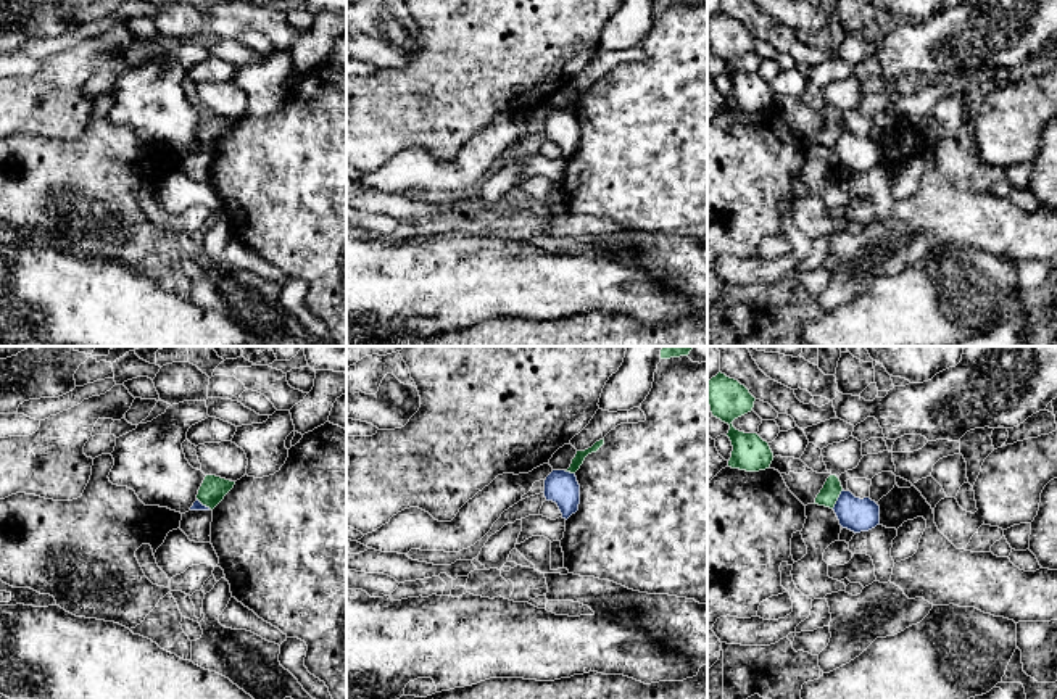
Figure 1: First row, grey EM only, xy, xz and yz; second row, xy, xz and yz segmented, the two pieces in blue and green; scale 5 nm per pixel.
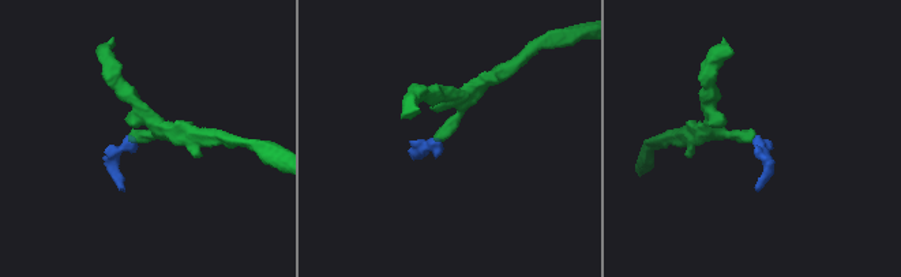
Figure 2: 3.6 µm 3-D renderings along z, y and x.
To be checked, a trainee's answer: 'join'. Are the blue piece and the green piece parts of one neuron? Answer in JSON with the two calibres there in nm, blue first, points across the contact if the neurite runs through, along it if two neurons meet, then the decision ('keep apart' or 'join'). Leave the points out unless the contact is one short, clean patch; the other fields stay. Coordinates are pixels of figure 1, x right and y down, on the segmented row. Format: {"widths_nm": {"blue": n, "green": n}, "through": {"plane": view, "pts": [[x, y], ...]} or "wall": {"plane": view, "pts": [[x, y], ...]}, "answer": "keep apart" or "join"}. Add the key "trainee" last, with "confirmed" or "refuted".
{"widths_nm": {"blue": 170, "green": 100}, "wall": {"plane": "yz", "pts": [[843, 490], [832, 508]]}, "answer": "keep apart", "trainee": "refuted"}

